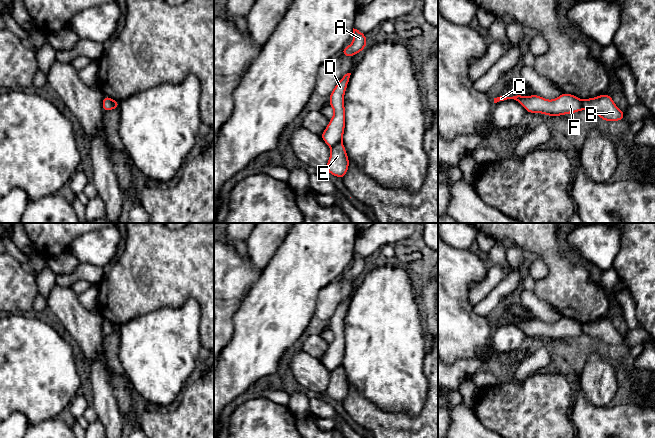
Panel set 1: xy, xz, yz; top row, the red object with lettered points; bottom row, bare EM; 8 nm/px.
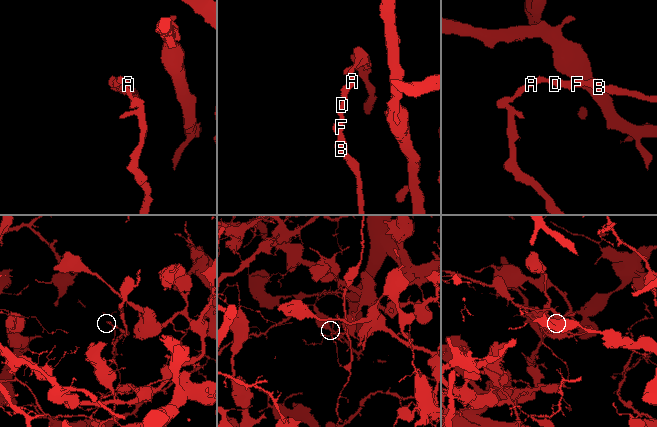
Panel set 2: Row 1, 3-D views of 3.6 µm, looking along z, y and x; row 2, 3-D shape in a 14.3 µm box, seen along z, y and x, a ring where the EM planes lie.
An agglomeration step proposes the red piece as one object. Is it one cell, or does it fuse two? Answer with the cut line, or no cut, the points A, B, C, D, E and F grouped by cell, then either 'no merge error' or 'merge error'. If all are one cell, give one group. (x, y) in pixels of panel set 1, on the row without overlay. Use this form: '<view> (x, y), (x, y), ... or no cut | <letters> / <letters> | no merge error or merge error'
xz (340, 365), (331, 372) | A C D F / B E | merge error

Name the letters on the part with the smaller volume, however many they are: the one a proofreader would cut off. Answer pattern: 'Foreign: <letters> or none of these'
Foreign: B, E

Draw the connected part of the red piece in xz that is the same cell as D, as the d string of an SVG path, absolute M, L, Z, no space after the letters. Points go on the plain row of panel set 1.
M351 297L345 298L329 319L329 329L334 333L334 340L330 343L329 348L320 361L330 372L343 363L345 354L344 318L347 313L350 299Z

